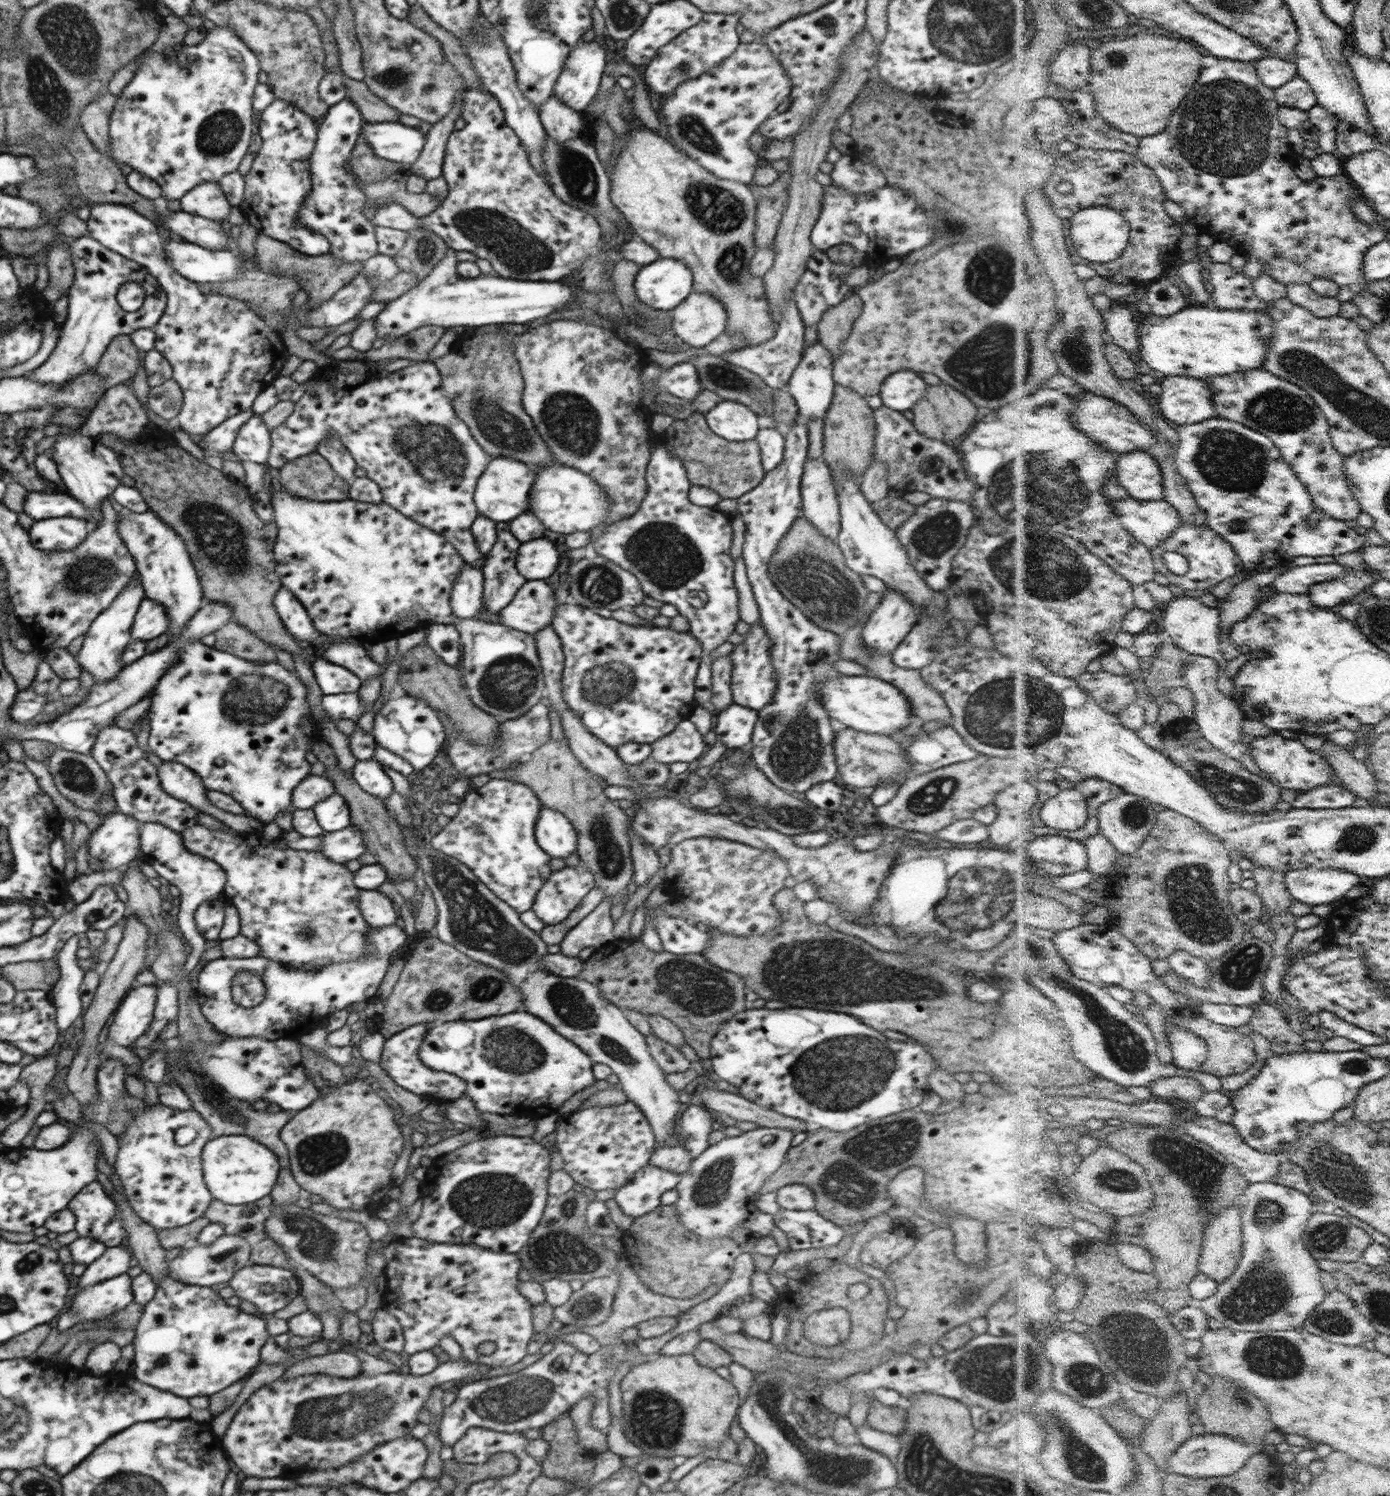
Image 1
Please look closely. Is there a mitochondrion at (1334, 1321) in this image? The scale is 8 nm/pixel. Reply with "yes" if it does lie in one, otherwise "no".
yes

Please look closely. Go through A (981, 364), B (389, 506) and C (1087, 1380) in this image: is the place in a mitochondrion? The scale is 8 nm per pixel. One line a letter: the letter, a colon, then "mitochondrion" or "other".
A: mitochondrion
B: other
C: mitochondrion

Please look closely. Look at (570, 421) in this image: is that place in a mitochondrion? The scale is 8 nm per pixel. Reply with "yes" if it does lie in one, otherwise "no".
yes

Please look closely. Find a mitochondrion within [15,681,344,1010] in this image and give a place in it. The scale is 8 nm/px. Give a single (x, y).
(76, 775)

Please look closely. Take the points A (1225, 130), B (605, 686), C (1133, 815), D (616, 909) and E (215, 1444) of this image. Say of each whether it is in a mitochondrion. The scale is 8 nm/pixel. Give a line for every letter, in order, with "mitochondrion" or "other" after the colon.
A: mitochondrion
B: mitochondrion
C: mitochondrion
D: other
E: other

